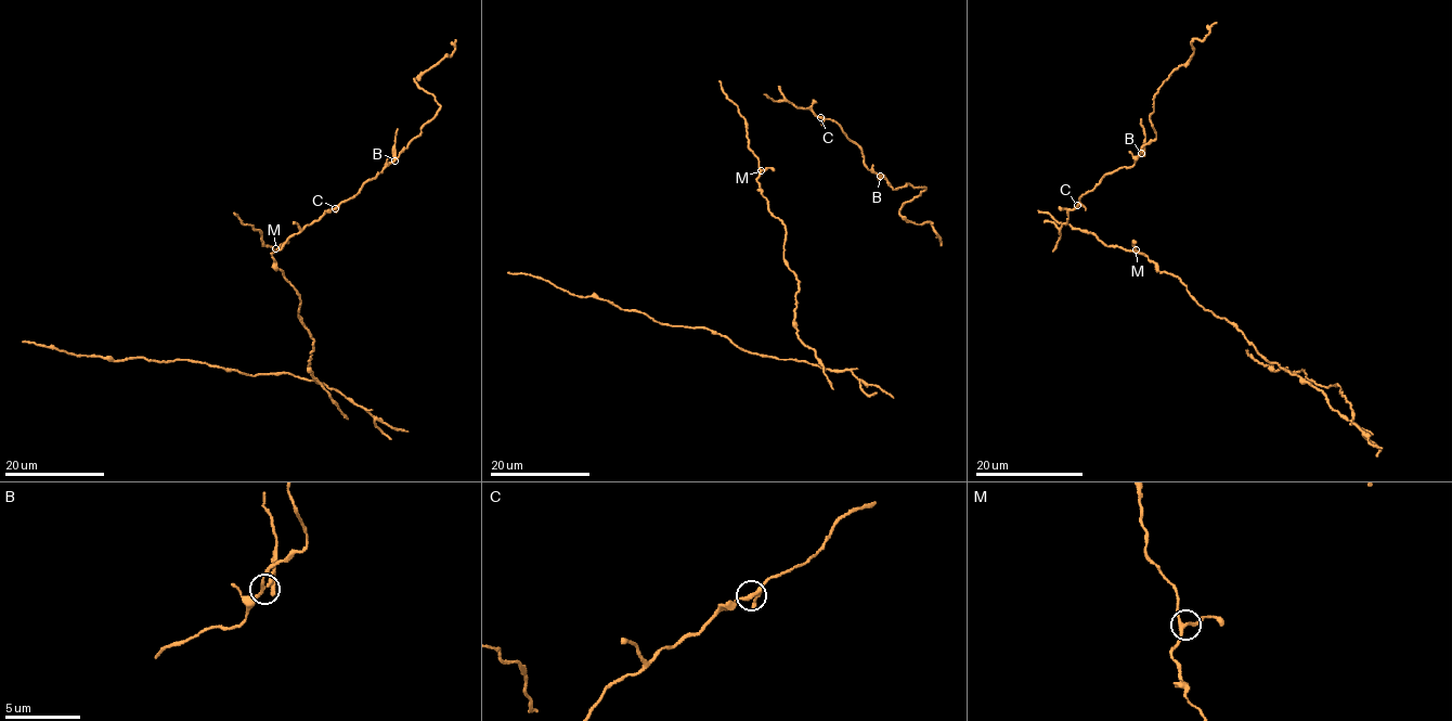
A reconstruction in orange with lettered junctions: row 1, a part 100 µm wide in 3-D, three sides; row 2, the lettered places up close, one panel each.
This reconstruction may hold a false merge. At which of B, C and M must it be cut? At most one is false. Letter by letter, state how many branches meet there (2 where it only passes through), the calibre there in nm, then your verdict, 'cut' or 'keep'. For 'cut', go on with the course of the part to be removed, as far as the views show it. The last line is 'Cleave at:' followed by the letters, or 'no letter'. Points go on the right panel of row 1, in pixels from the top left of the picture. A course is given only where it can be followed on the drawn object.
B: 3 | 180 nm | cut | (1141, 154), (1144, 136), (1141, 118)
C: 3 | 200 nm | keep
M: 3 | 200 nm | keep
Cleave at: B

